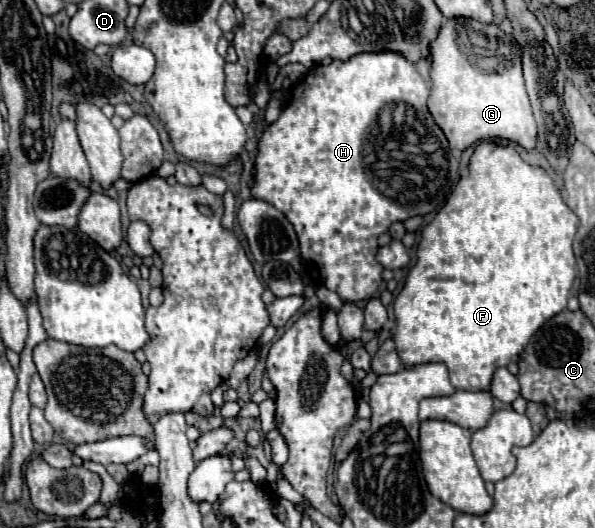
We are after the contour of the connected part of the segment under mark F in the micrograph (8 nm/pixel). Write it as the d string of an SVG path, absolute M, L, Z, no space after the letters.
M483 141L477 143L471 161L469 161L469 175L461 177L459 183L455 185L453 193L449 195L447 203L443 209L435 215L435 219L423 229L421 233L421 243L417 247L417 261L409 270L409 275L405 279L403 289L395 297L393 311L397 317L397 333L393 335L397 353L405 365L419 365L419 363L429 363L429 361L441 361L447 365L451 383L455 389L465 389L465 391L481 391L489 389L493 371L497 367L507 365L509 361L517 361L519 353L531 339L531 335L553 315L561 313L567 307L569 299L569 289L571 289L575 279L575 255L573 255L573 237L577 233L577 215L567 207L563 201L555 181L549 177L549 173L541 167L529 165L521 159L517 149L513 145L499 145L493 141Z

